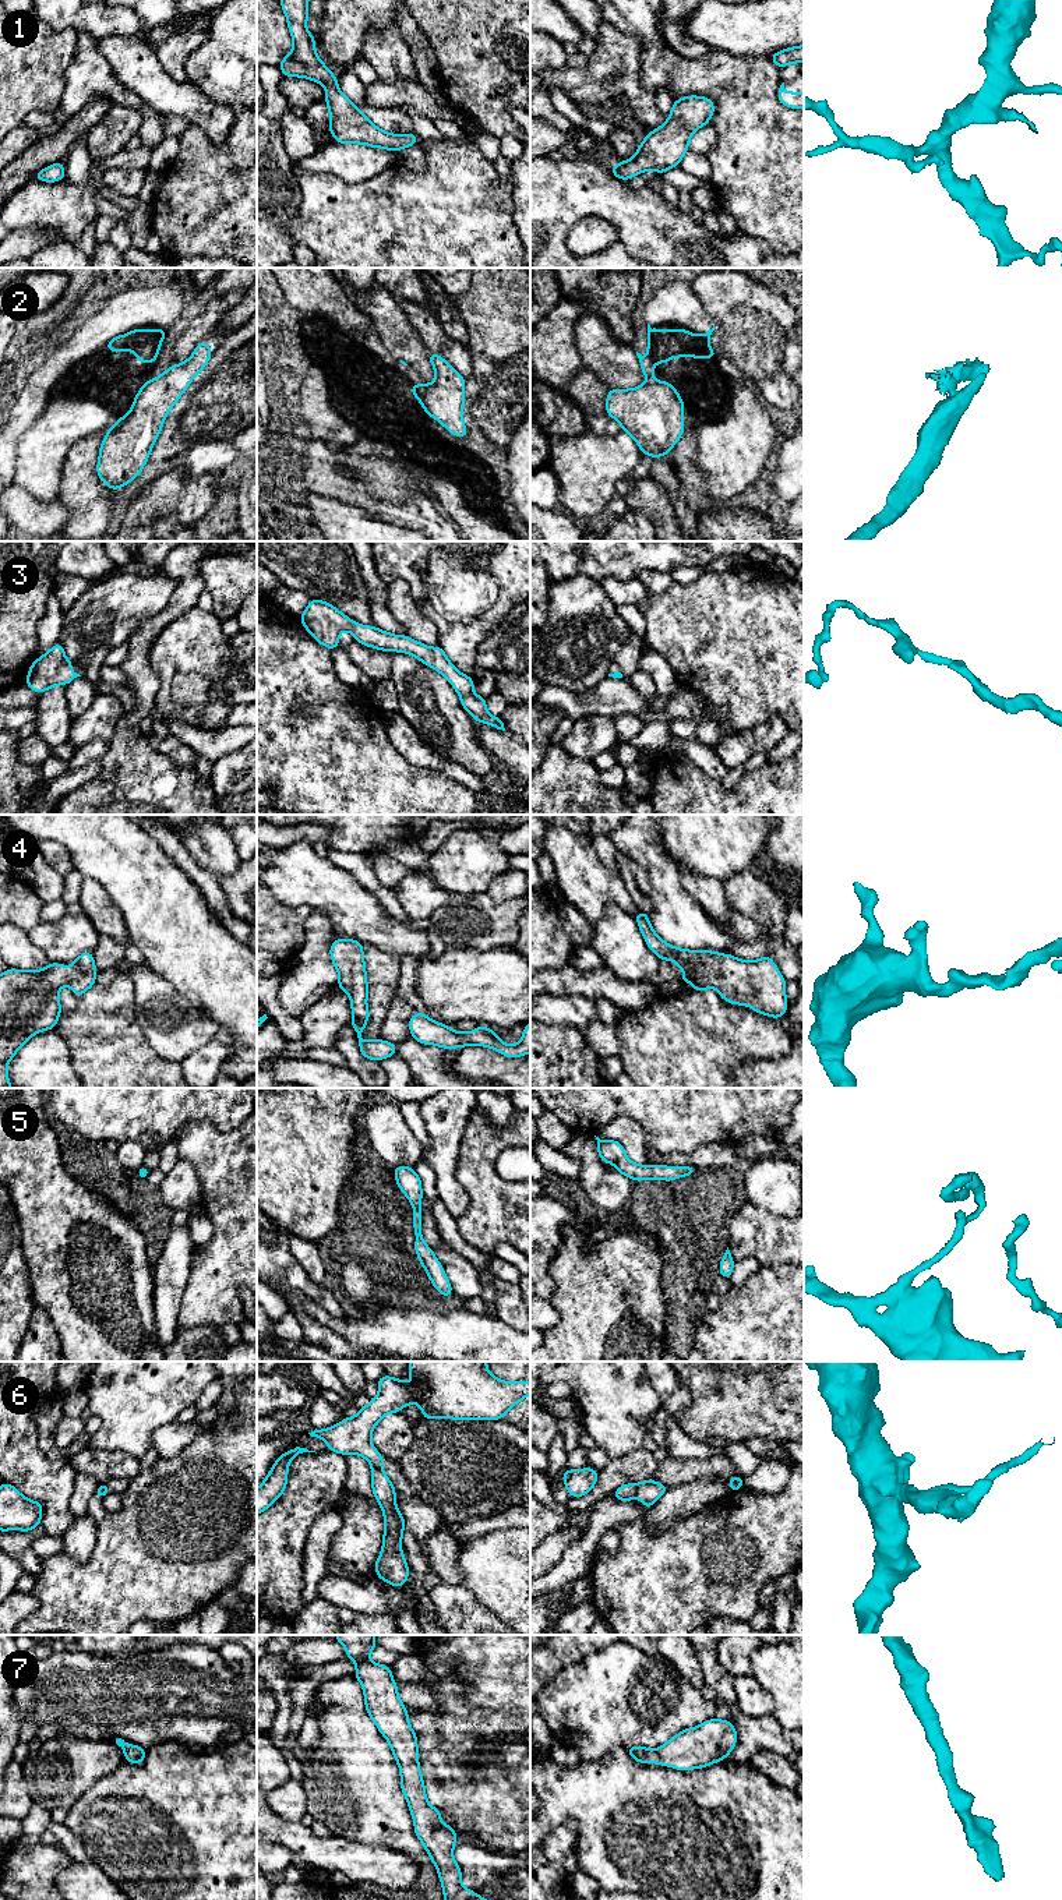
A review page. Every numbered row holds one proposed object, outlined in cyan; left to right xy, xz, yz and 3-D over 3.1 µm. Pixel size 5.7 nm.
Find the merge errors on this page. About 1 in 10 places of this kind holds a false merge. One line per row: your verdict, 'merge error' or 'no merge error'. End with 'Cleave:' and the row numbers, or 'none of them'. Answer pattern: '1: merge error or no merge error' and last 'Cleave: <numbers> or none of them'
1: no merge error
2: merge error
3: no merge error
4: no merge error
5: no merge error
6: merge error
7: no merge error
Cleave: 2, 6

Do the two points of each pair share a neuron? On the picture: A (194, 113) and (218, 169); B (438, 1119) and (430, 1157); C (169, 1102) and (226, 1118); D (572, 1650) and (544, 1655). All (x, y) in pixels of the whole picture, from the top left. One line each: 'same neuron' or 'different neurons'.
A: different neurons
B: same neuron
C: same neuron
D: same neuron

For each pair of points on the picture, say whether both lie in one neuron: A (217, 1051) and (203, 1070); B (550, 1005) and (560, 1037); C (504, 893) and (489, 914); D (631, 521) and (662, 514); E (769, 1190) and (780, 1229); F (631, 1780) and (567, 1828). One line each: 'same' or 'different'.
A: same
B: different
C: different
D: different
E: different
F: different

